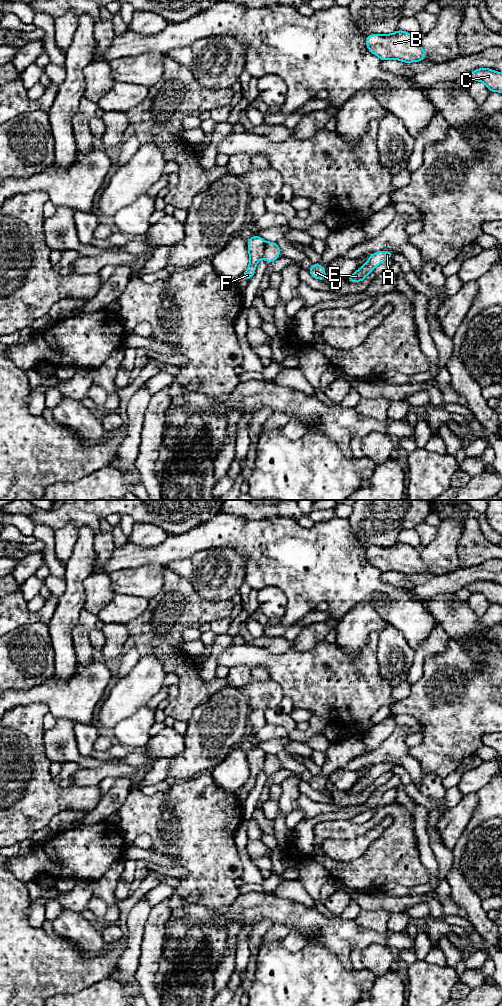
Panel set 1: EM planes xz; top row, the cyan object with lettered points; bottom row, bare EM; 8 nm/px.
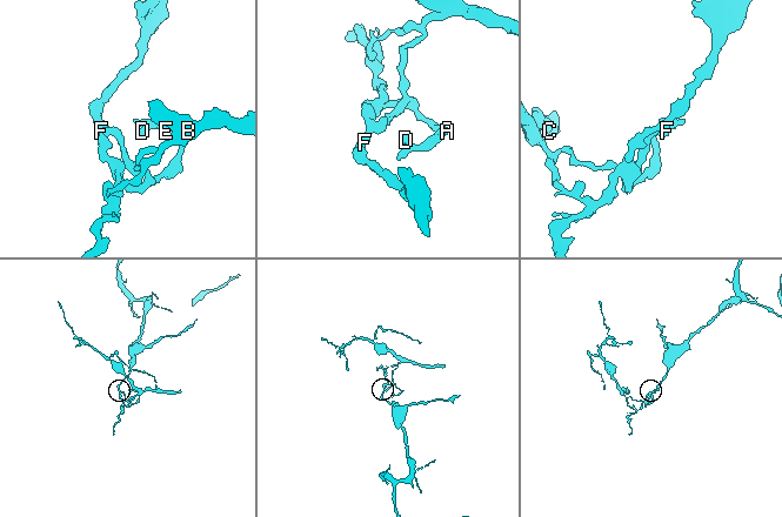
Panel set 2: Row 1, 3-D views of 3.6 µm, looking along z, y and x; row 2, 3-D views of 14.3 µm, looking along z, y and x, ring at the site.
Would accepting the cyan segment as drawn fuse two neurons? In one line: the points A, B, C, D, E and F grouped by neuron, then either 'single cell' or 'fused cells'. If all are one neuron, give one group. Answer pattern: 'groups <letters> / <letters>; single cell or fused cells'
groups A B C D E / F; fused cells

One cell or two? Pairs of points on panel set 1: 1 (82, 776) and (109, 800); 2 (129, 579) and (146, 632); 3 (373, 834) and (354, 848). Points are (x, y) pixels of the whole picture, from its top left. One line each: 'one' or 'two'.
1: two
2: two
3: one

